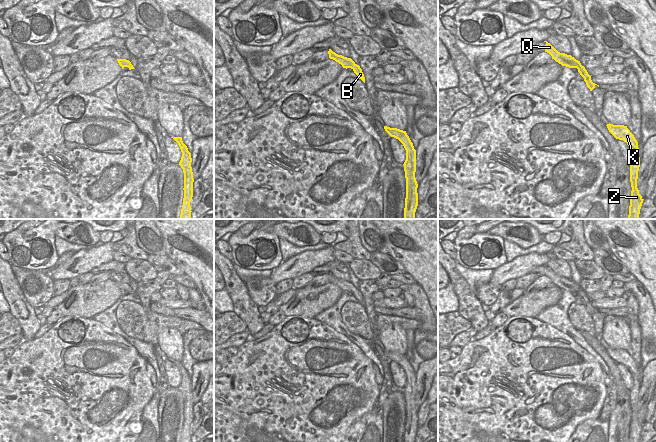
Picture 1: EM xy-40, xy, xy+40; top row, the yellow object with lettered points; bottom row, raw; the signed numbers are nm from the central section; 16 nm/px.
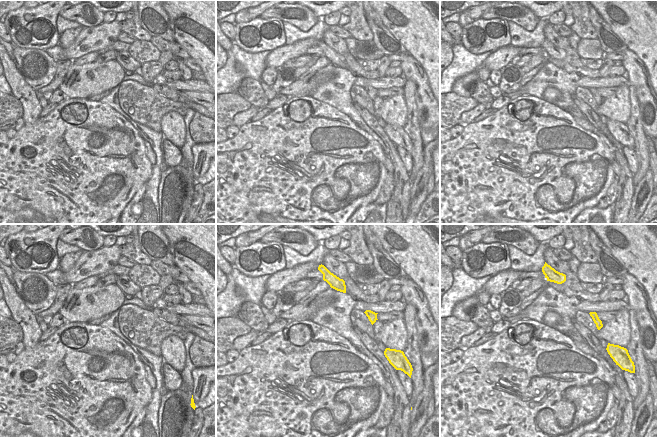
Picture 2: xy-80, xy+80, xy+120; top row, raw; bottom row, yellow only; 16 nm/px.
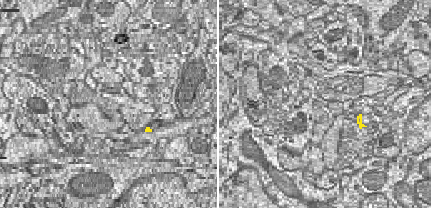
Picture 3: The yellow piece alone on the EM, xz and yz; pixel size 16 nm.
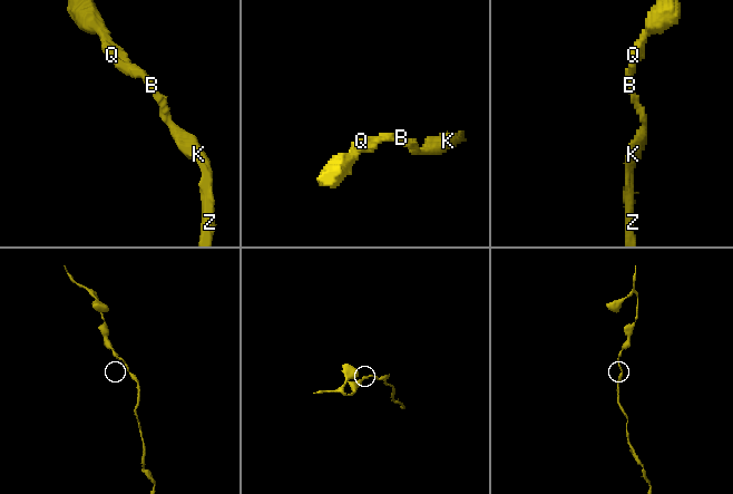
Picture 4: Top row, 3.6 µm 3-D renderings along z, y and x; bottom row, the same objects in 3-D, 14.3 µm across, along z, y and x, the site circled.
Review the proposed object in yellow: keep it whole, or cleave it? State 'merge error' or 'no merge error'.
no merge error

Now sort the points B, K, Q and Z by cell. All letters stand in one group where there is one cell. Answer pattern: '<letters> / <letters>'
B K Q Z

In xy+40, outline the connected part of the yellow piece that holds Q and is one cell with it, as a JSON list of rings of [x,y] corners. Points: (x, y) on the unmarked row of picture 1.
[[[544,265],[545,276],[549,277],[556,286],[561,288],[562,290],[566,290],[569,292],[577,292],[580,299],[584,302],[587,311],[592,315],[597,308],[593,307],[591,304],[591,300],[588,298],[587,294],[584,290],[581,289],[580,285],[576,284],[571,279],[567,279],[565,277],[558,276],[550,267]]]

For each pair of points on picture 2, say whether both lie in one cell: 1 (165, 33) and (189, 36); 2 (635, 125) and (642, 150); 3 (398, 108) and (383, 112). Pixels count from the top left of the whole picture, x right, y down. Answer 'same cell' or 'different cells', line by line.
1: different cells
2: same cell
3: same cell

